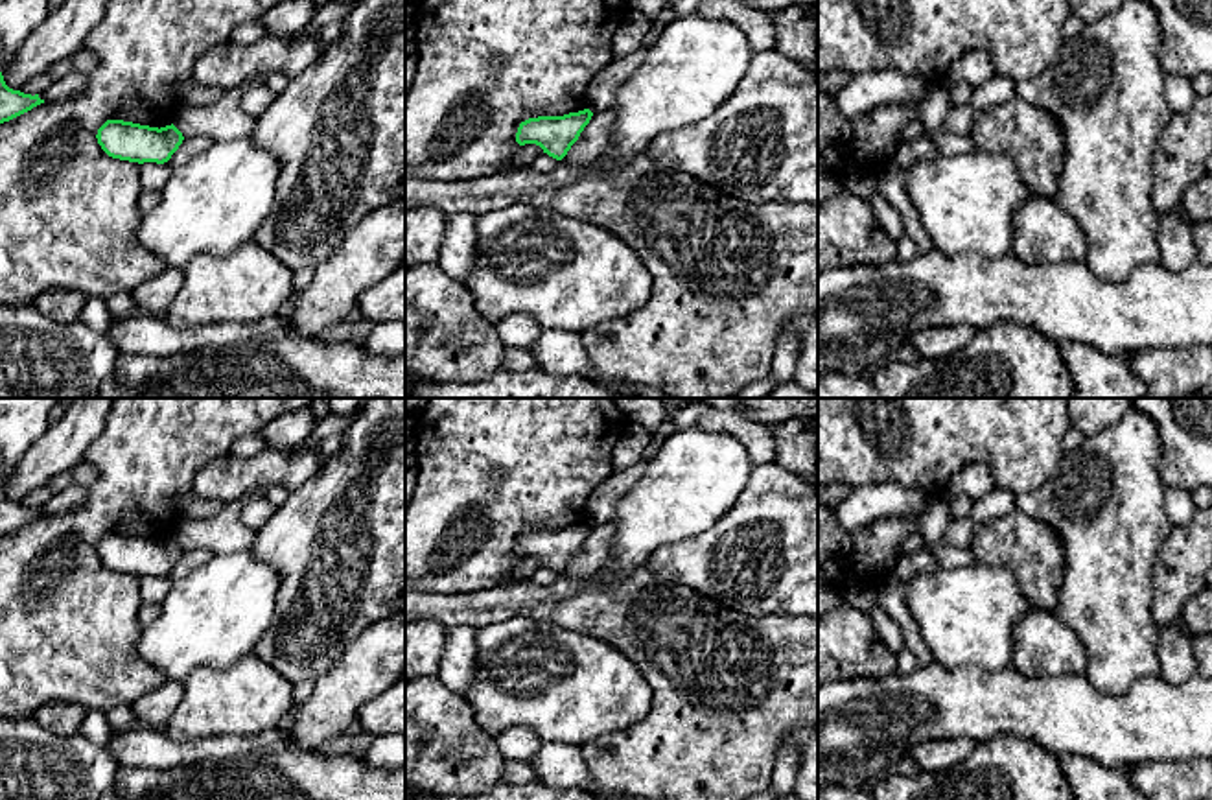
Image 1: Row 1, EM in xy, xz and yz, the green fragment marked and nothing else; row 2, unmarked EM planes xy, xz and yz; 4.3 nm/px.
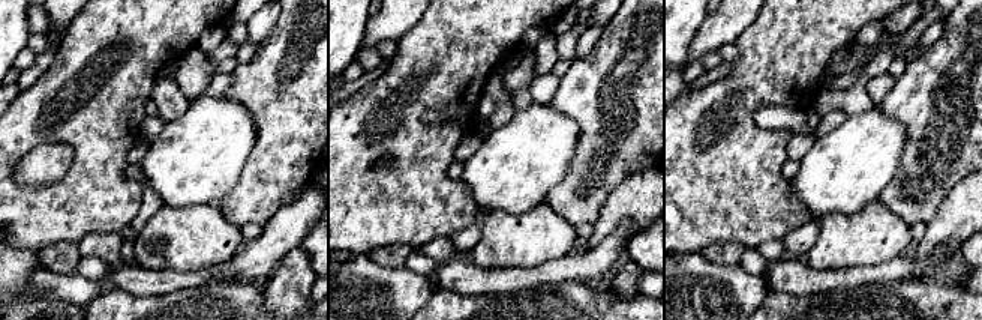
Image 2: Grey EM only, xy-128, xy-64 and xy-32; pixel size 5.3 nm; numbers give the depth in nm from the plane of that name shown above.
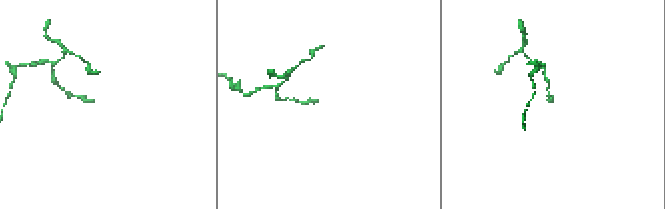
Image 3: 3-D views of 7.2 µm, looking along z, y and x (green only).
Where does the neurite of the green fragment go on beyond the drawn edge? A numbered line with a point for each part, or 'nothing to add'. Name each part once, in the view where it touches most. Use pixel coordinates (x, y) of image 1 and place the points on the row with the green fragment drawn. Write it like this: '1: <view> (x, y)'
nothing to add

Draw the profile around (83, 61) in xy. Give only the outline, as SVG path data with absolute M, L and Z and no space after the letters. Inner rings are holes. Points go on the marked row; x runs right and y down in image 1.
M87 48L79 50L77 53L74 53L68 63L72 65L72 70L74 72L79 72L79 74L92 74L96 65L98 65L98 59L92 52L88 52Z

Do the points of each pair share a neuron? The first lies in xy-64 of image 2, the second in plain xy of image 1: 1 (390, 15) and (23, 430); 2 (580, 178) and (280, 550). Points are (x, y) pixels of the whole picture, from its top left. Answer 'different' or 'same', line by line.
1: different
2: same

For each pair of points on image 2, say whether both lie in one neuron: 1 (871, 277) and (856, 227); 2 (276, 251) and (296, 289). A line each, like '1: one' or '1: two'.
1: two
2: two

